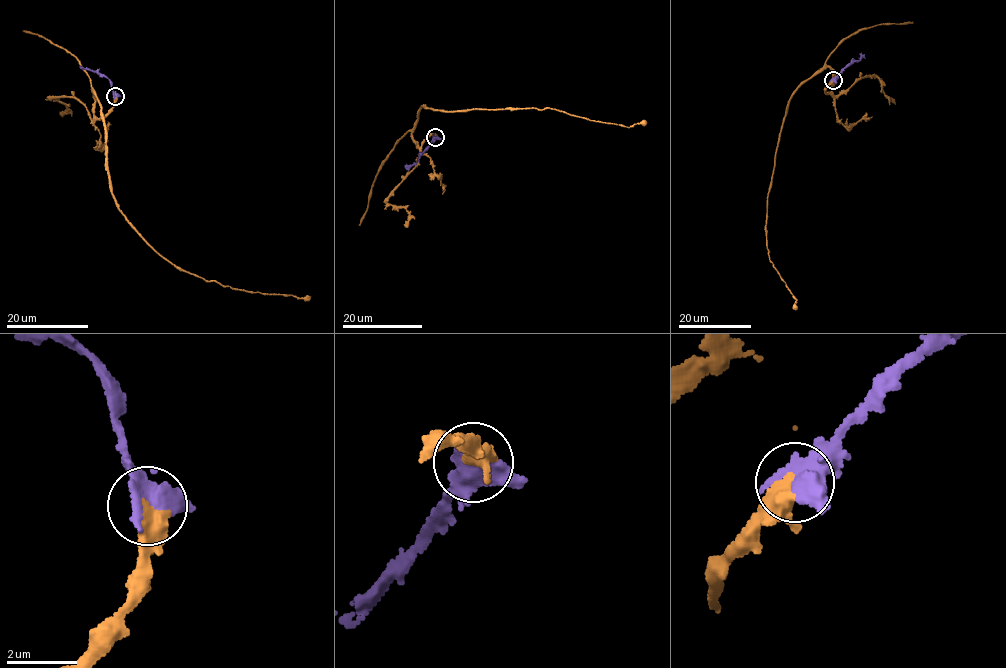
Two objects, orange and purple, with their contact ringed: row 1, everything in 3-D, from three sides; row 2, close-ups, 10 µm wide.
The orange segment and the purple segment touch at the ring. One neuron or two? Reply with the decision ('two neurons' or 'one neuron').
one neuron

